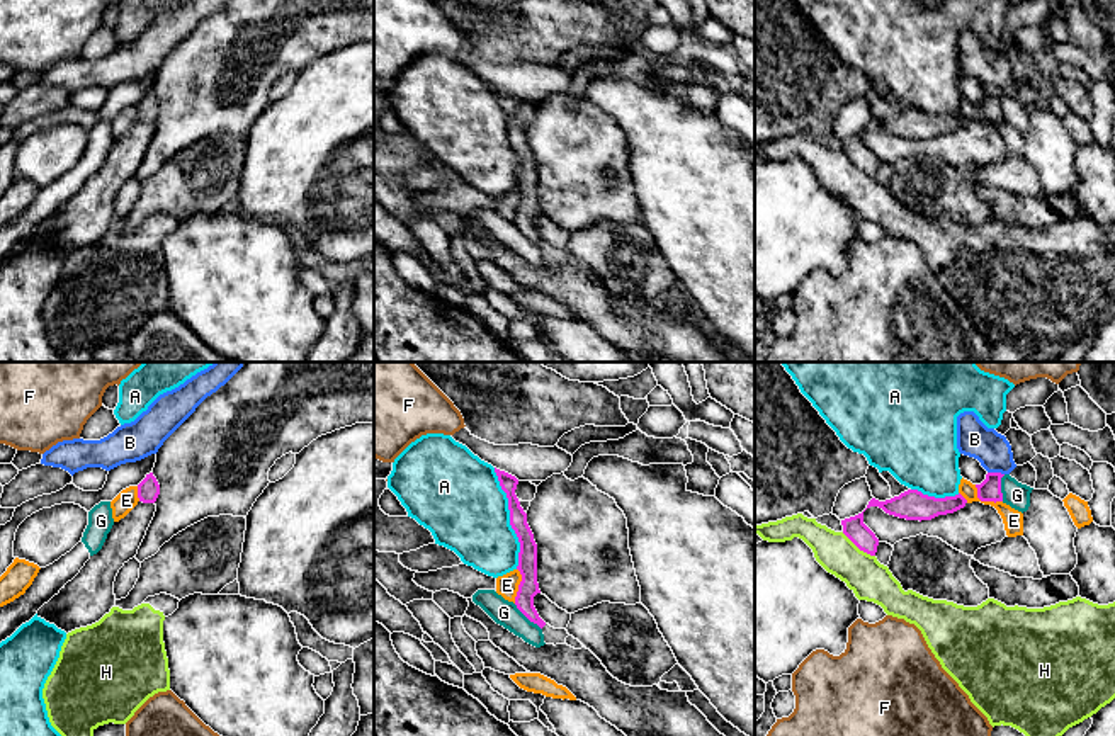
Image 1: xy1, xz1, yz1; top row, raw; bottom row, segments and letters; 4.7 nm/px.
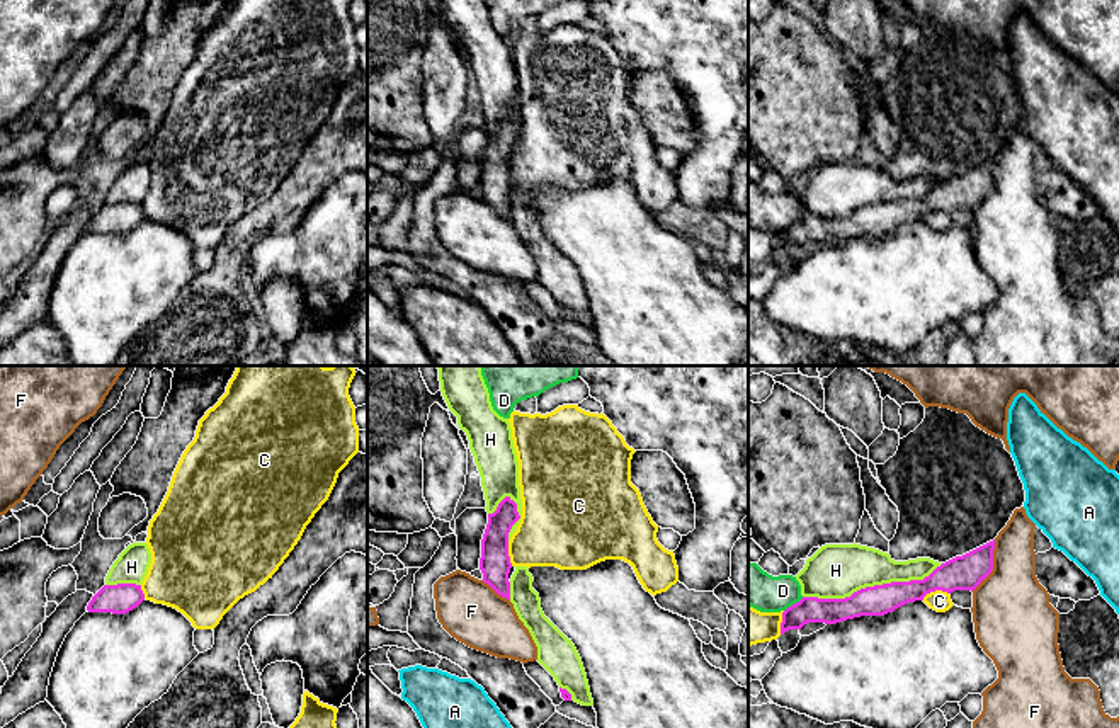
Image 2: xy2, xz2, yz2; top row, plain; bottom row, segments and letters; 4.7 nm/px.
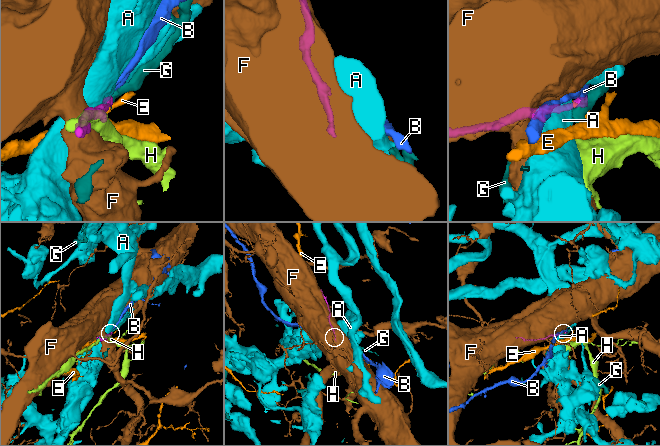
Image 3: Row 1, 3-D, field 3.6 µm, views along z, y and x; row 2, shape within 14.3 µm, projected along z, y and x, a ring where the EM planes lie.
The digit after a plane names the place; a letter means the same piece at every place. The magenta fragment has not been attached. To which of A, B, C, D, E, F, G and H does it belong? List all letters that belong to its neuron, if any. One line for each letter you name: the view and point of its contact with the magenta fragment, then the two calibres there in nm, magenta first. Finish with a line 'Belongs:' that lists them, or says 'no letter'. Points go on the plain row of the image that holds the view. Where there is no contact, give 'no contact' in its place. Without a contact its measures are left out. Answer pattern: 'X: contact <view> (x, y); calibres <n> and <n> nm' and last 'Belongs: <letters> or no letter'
Belongs: no letter

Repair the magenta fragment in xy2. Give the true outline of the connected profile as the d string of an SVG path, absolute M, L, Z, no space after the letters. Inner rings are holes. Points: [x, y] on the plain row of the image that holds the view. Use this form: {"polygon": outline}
{"polygon": "M117 202L104 204L88 221L88 231L126 233L145 219L141 204Z"}

